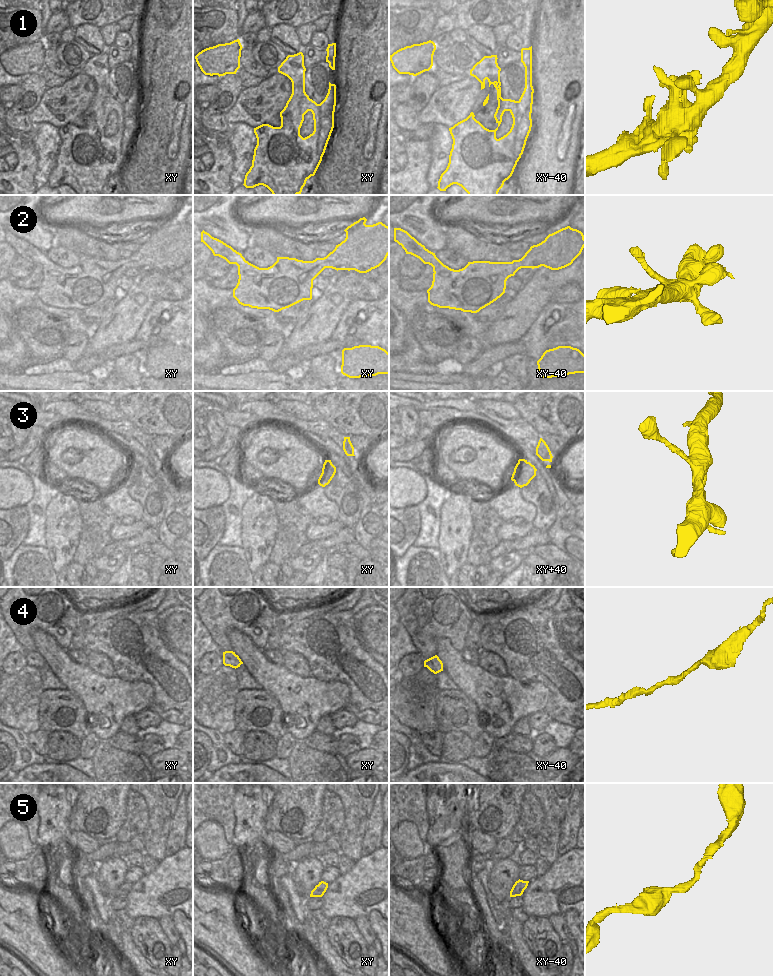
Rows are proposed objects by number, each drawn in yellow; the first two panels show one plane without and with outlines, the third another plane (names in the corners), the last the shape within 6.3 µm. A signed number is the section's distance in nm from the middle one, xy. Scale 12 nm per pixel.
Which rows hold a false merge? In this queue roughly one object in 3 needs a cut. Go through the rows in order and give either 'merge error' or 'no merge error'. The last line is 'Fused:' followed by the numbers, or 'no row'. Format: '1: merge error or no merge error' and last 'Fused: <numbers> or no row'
1: no merge error
2: no merge error
3: no merge error
4: no merge error
5: no merge error
Fused: no row

